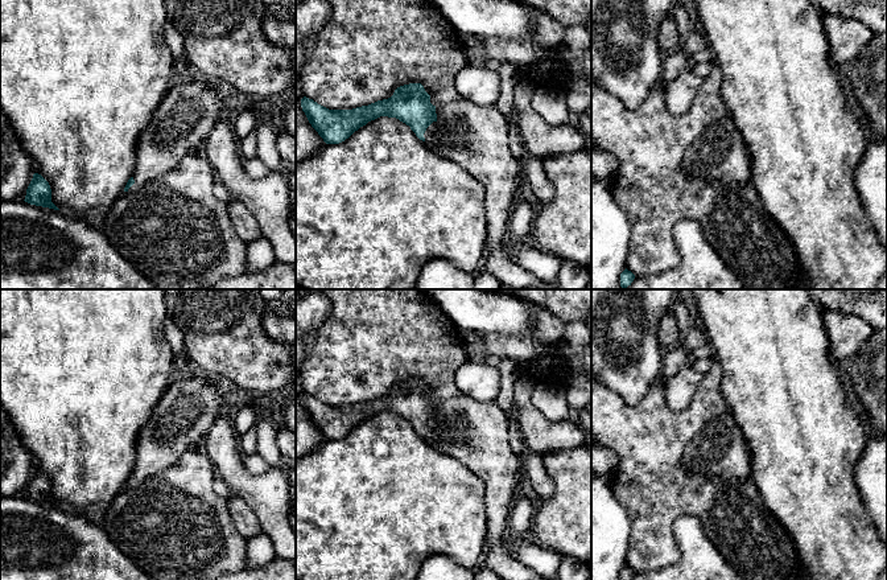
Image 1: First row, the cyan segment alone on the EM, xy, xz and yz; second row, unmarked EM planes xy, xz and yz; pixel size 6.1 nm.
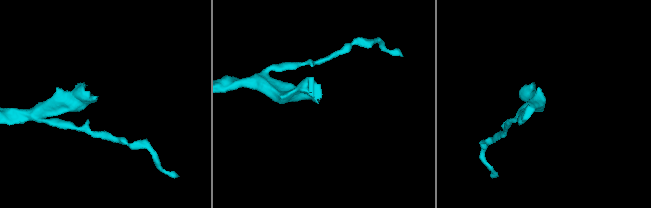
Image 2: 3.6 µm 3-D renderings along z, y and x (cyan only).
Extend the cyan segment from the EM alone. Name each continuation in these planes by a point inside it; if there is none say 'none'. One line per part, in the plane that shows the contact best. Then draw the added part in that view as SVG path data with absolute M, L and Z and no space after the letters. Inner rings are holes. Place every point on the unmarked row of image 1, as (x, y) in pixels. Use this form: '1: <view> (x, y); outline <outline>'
1: xz (429, 430); outline M433 417L425 427L424 433L425 439L432 439L436 431L436 417Z

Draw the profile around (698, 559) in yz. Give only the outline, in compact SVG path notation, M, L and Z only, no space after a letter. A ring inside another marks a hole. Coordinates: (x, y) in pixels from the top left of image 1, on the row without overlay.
M678 517L673 534L680 548L678 560L657 571L635 573L631 580L740 580L705 535L698 518Z

